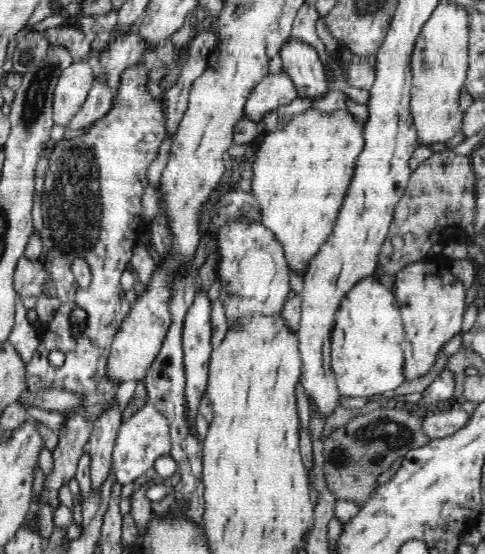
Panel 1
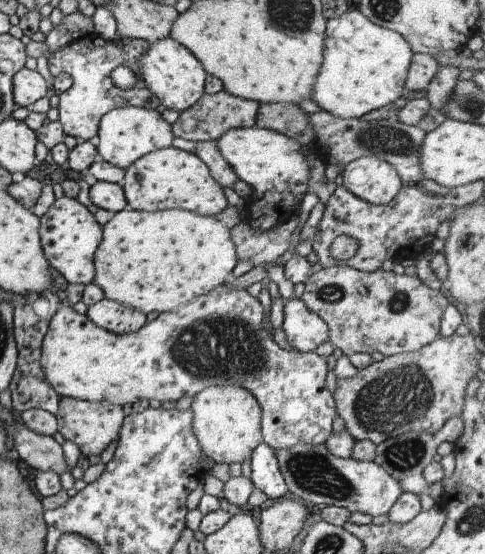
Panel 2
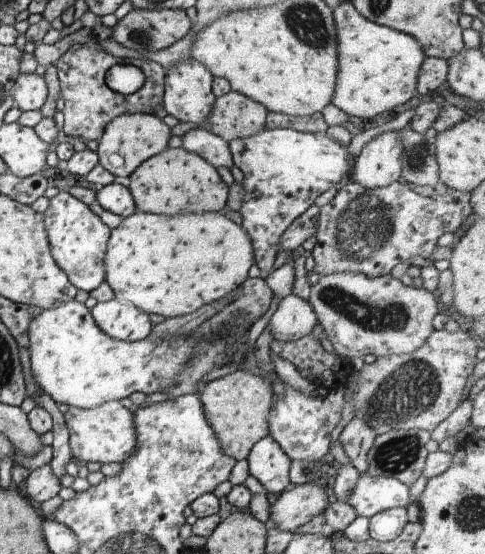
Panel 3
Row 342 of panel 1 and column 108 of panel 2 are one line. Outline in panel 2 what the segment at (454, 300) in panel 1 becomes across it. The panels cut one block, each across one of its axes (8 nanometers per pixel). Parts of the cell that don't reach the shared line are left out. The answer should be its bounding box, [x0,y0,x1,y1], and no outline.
[55,397,126,458]

